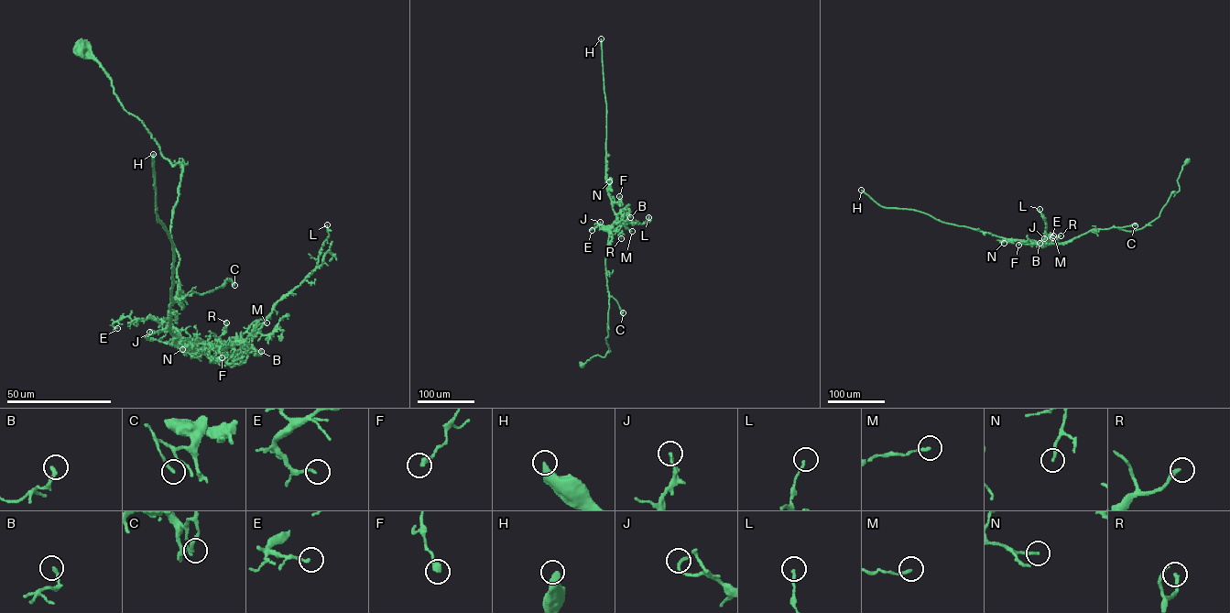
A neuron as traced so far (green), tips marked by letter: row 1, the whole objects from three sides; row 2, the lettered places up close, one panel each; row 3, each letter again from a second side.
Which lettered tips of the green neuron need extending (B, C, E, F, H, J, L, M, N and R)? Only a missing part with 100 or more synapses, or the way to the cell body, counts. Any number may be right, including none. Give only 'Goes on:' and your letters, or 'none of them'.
Goes on: H

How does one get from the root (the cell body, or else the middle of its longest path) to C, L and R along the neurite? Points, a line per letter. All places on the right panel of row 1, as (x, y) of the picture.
C: (1187, 161), (1177, 180), (1180, 191), (1171, 193), (1159, 216), (1141, 228), (1130, 231), (1118, 228), (1135, 225)
L: (1187, 161), (1180, 191), (1141, 228), (1092, 229), (1063, 242), (1042, 243), (1046, 224), (1039, 209)
R: (1187, 161), (1180, 191), (1143, 227), (1092, 229), (1049, 242), (1061, 235)

